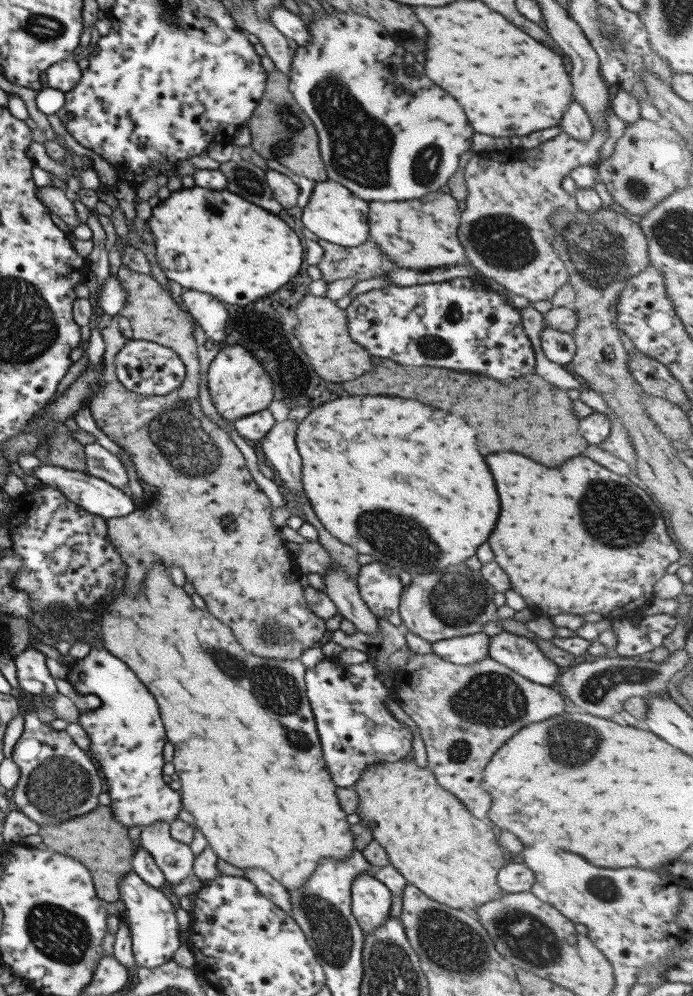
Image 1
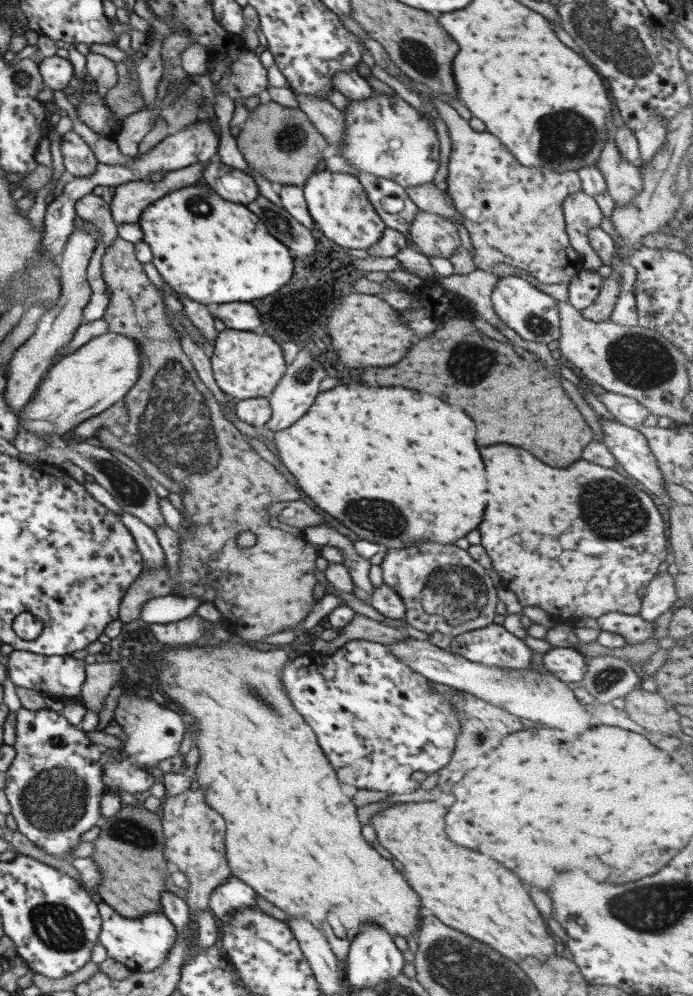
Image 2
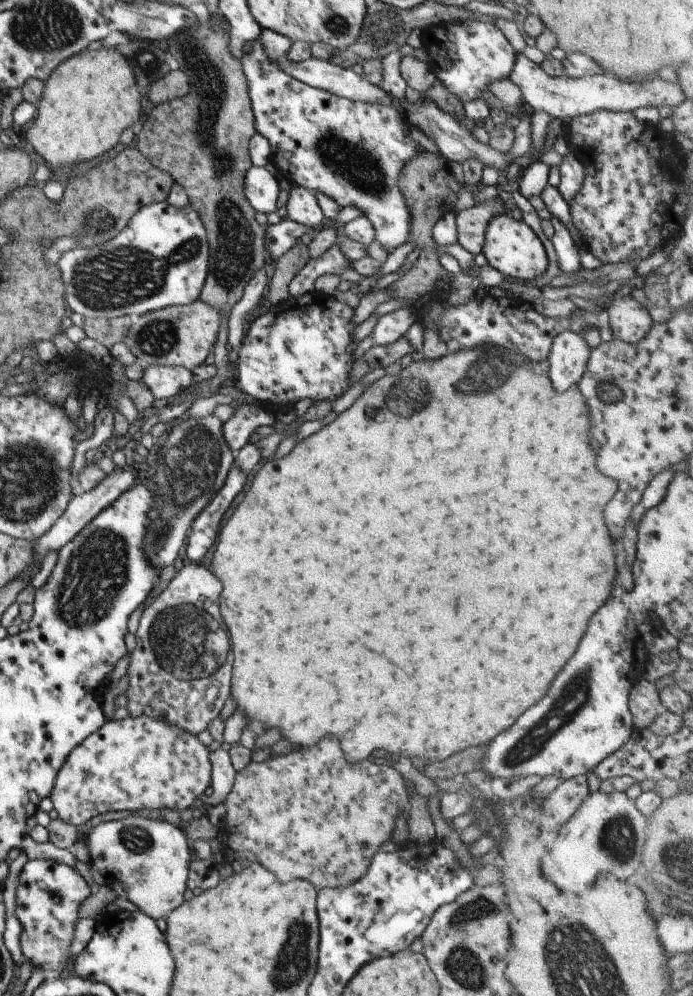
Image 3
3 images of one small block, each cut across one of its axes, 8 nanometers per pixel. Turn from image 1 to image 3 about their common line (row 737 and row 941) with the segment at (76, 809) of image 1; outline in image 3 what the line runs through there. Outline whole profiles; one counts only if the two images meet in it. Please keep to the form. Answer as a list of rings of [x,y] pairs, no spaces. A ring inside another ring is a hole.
[[[49,859],[25,862],[14,894],[15,914],[21,924],[19,950],[33,968],[41,968],[46,976],[54,976],[71,964],[69,946],[74,922],[79,920],[79,904],[90,894],[90,887],[75,868]]]

